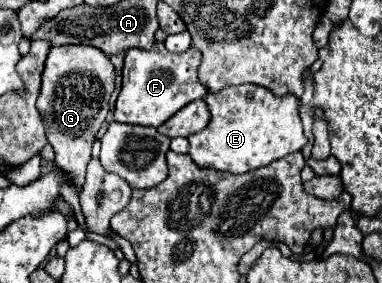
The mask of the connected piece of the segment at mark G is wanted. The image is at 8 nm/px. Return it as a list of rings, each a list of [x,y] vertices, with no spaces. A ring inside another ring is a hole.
[[[56,46],[56,48],[50,48],[46,68],[42,74],[42,90],[40,90],[40,98],[38,98],[38,110],[40,110],[44,126],[46,126],[46,138],[56,152],[54,162],[58,168],[62,168],[64,172],[70,174],[70,178],[78,190],[84,184],[86,164],[90,162],[92,144],[96,140],[96,134],[98,134],[102,122],[106,120],[112,90],[114,90],[114,66],[106,54],[102,54],[100,50],[96,50],[92,46]]]

